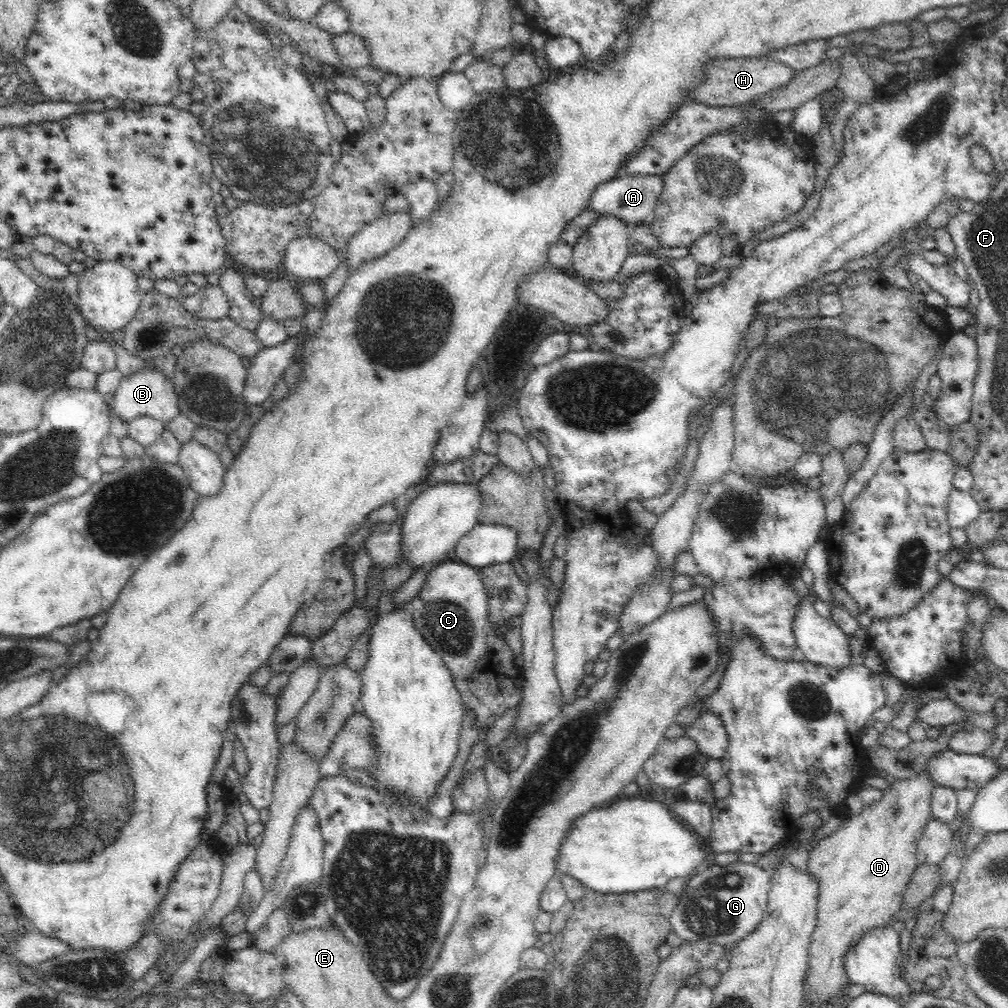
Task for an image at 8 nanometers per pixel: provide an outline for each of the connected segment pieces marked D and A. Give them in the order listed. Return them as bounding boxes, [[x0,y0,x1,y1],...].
[[803,770,938,1005],[584,175,665,225]]

